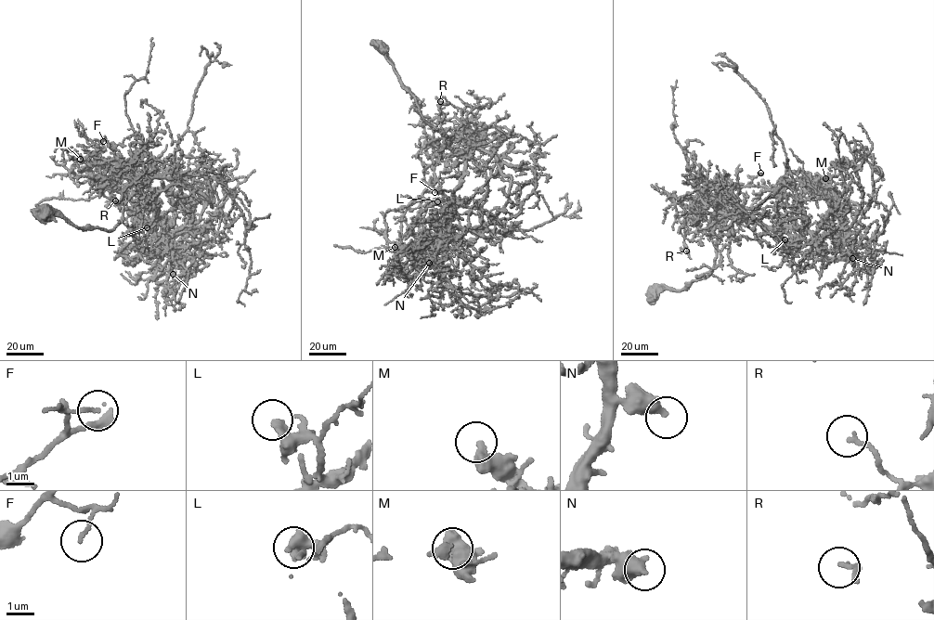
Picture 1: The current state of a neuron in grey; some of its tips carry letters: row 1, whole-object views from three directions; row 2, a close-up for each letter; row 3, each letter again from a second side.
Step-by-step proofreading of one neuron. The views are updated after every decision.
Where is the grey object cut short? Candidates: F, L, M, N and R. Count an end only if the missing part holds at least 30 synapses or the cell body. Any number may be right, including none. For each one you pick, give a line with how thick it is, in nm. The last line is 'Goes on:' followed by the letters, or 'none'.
Goes on: none

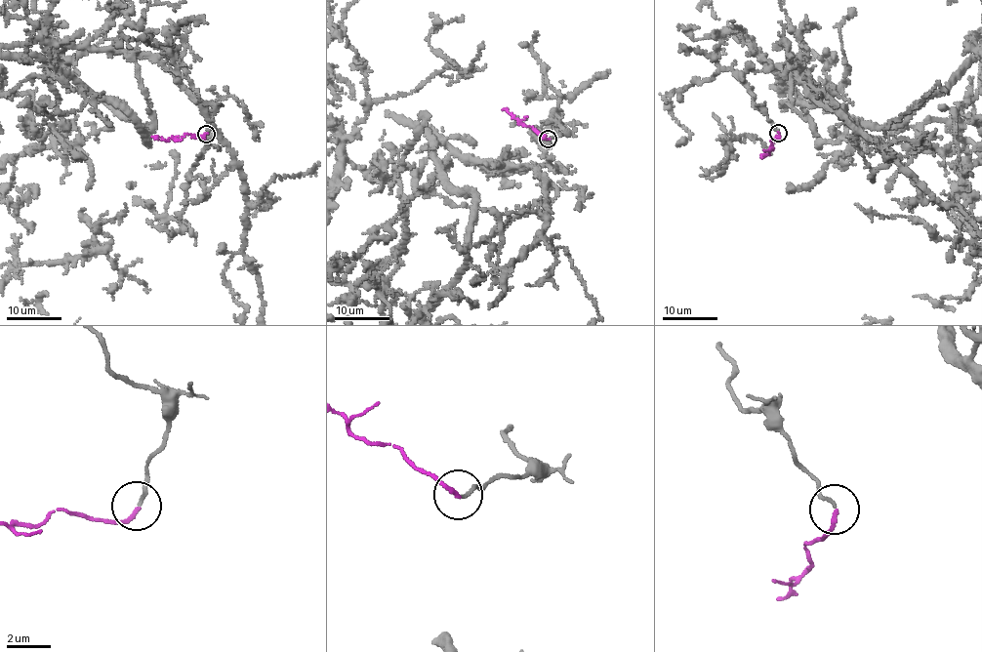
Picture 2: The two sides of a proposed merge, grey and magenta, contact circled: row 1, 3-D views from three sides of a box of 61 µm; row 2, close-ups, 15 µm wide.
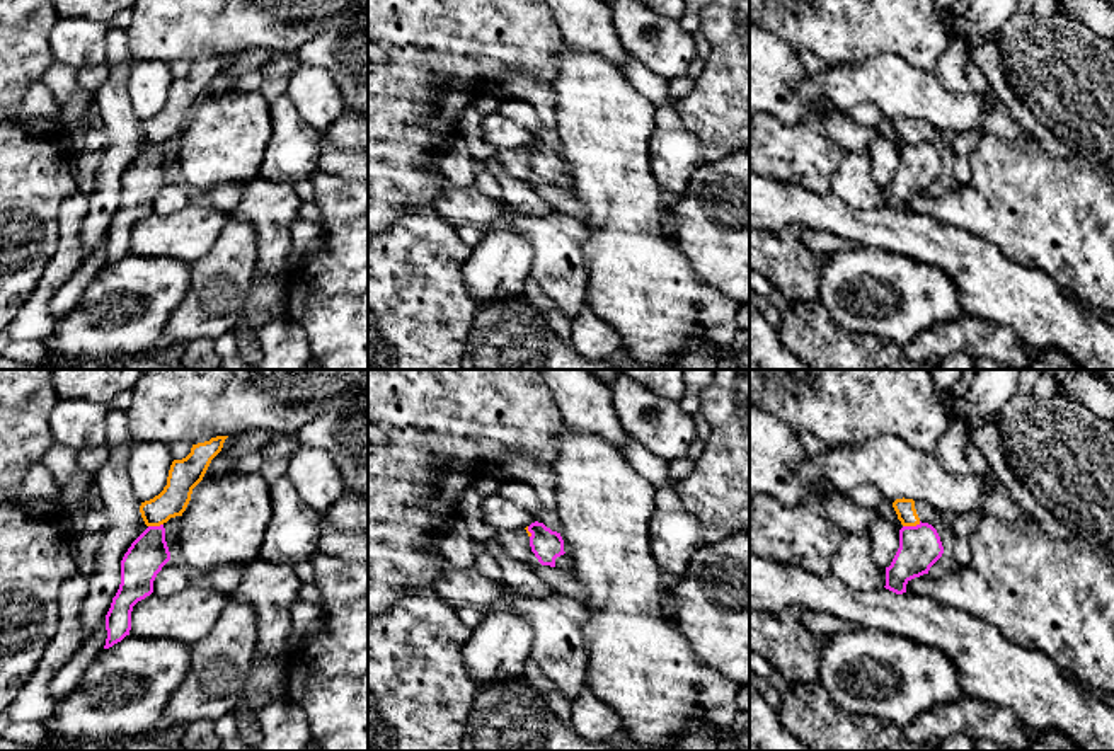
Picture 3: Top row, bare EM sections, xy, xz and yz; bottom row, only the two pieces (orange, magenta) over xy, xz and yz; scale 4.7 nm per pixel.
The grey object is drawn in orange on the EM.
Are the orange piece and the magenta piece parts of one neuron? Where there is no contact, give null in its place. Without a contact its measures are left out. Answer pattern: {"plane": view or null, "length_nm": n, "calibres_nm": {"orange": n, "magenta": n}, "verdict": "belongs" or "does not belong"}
{"plane": "yz", "length_nm": 90, "calibres_nm": {"orange": 100, "magenta": 200}, "verdict": "does not belong"}

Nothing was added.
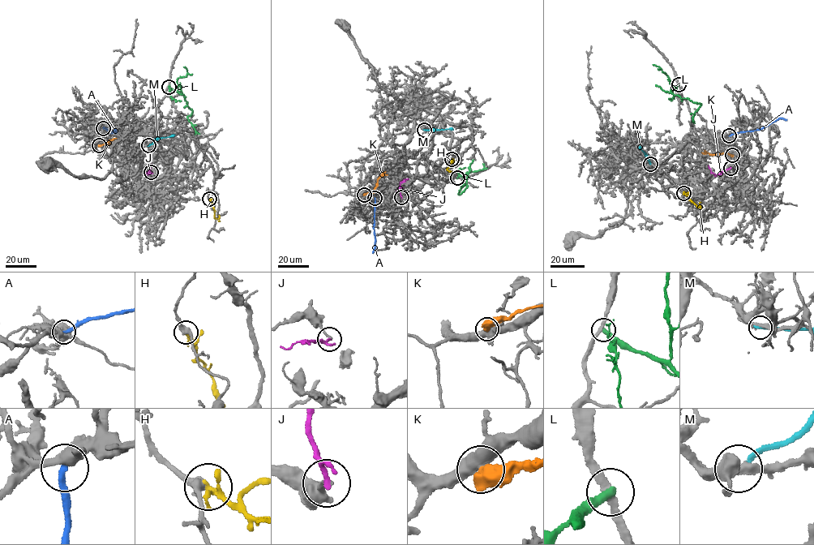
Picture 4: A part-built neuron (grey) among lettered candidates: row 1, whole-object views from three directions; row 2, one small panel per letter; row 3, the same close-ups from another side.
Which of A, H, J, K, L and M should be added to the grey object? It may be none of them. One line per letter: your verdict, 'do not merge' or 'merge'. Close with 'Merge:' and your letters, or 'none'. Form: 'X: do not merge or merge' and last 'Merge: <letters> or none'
A: do not merge
H: do not merge
J: do not merge
K: do not merge
L: do not merge
M: do not merge
Merge: none

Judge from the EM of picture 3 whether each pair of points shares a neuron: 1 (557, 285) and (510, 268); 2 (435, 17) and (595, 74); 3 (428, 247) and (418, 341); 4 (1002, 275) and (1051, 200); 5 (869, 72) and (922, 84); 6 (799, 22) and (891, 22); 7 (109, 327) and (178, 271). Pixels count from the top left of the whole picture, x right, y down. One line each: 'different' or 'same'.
1: different
2: different
3: same
4: different
5: same
6: same
7: same

